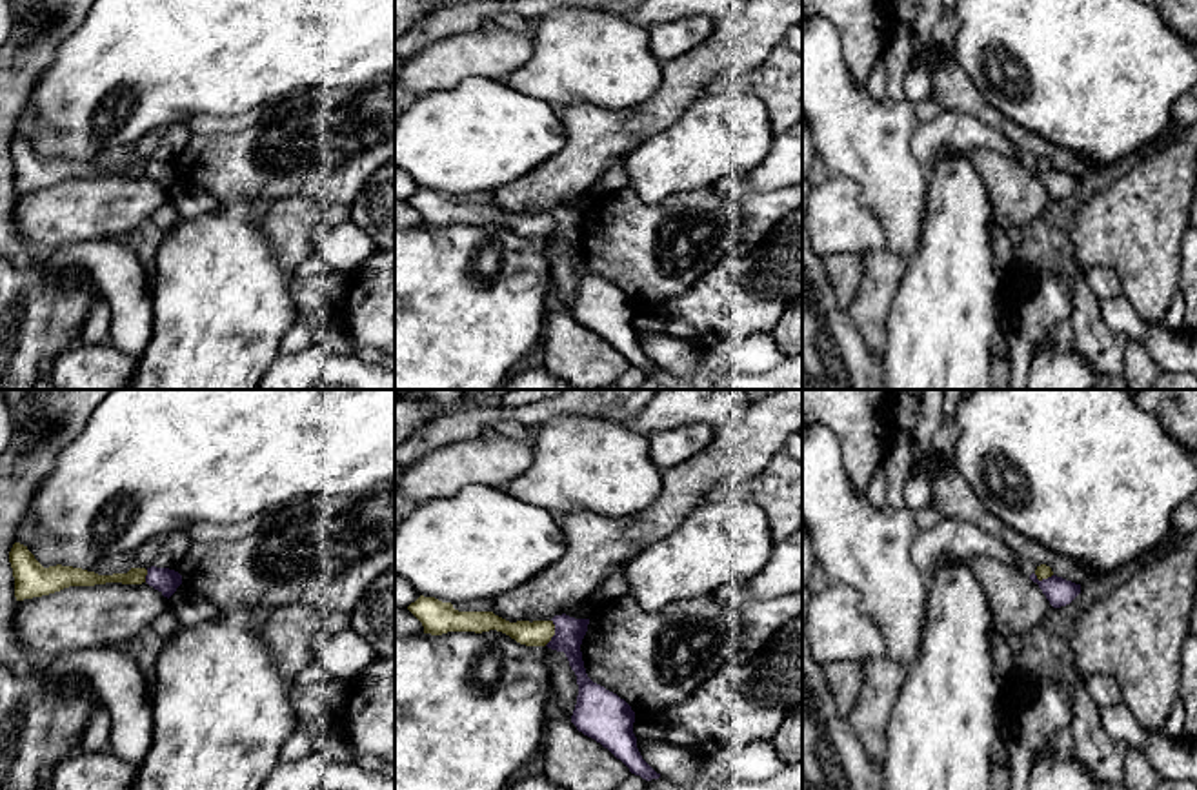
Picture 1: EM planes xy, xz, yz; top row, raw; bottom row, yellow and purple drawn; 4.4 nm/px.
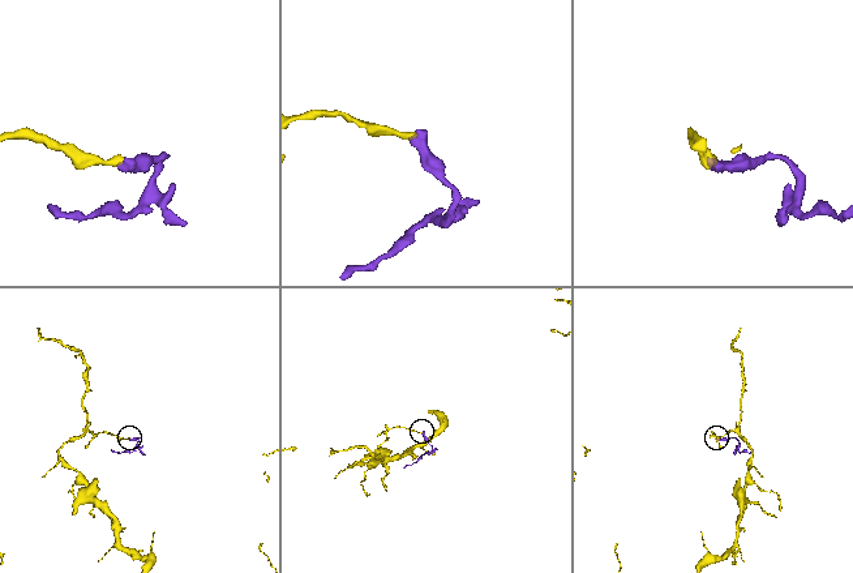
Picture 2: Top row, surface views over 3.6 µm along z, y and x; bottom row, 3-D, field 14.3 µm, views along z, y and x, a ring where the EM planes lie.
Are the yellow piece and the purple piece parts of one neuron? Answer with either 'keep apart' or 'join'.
keep apart

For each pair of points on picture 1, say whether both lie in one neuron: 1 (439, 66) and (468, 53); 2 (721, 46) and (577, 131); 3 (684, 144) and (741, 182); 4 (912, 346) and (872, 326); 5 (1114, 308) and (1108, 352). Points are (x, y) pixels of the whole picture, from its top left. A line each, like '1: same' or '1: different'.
1: same
2: same
3: different
4: different
5: different

